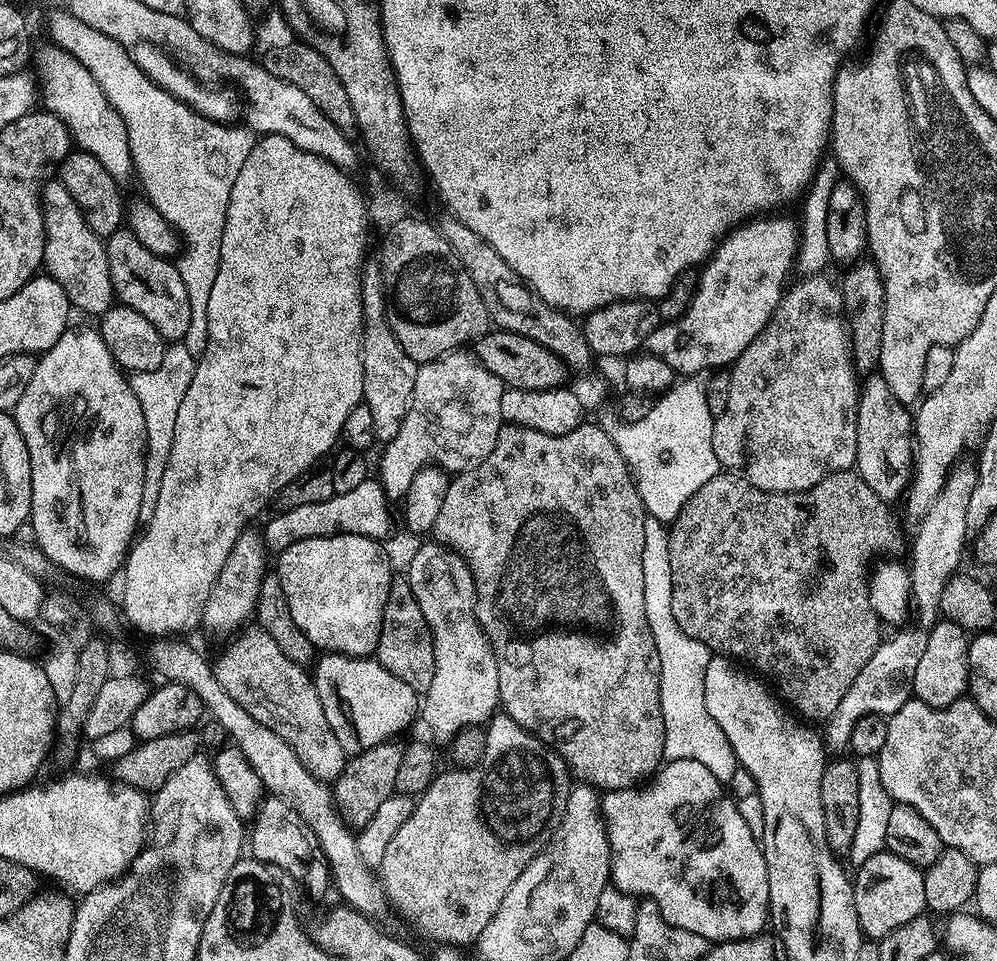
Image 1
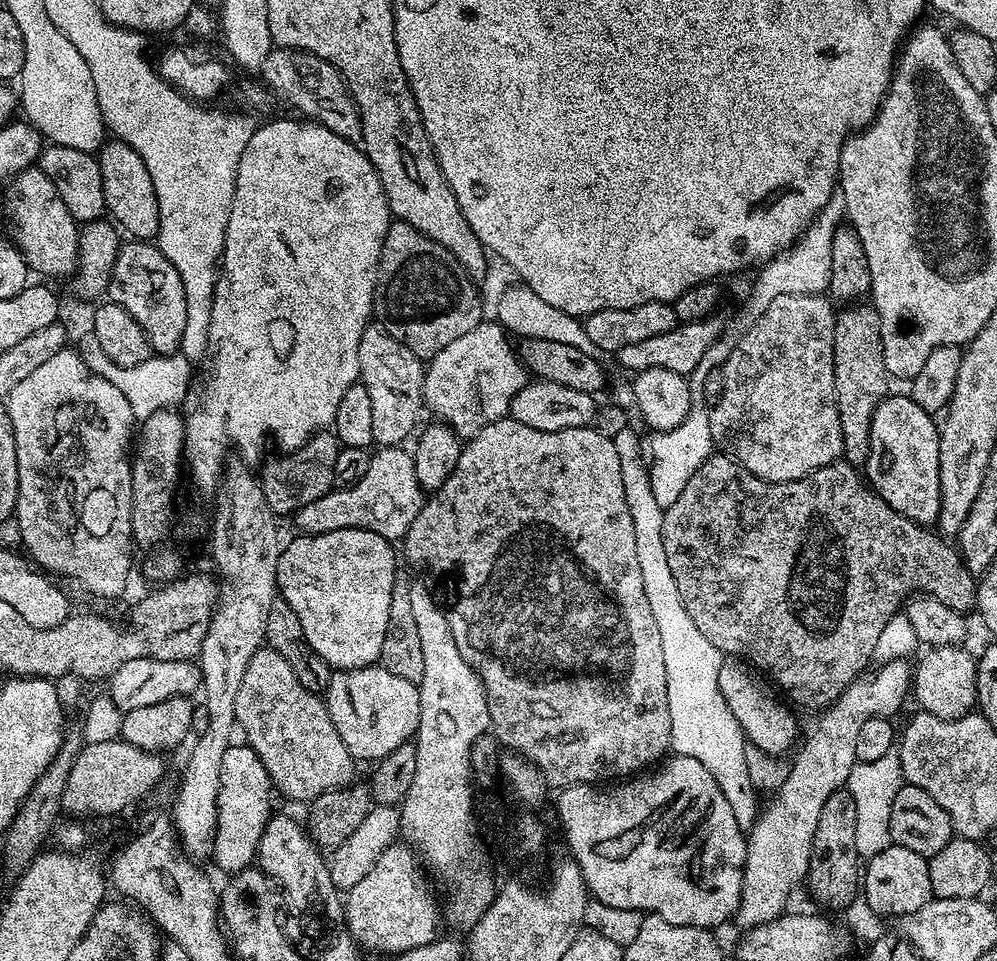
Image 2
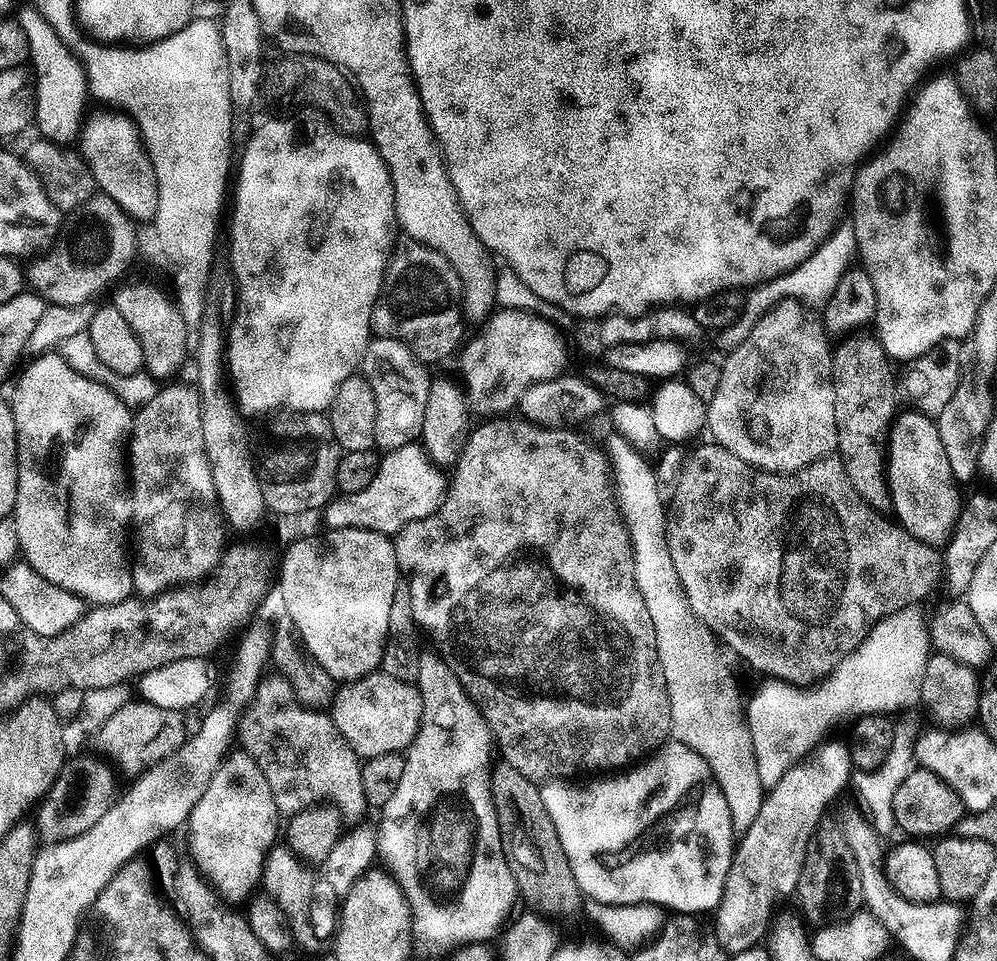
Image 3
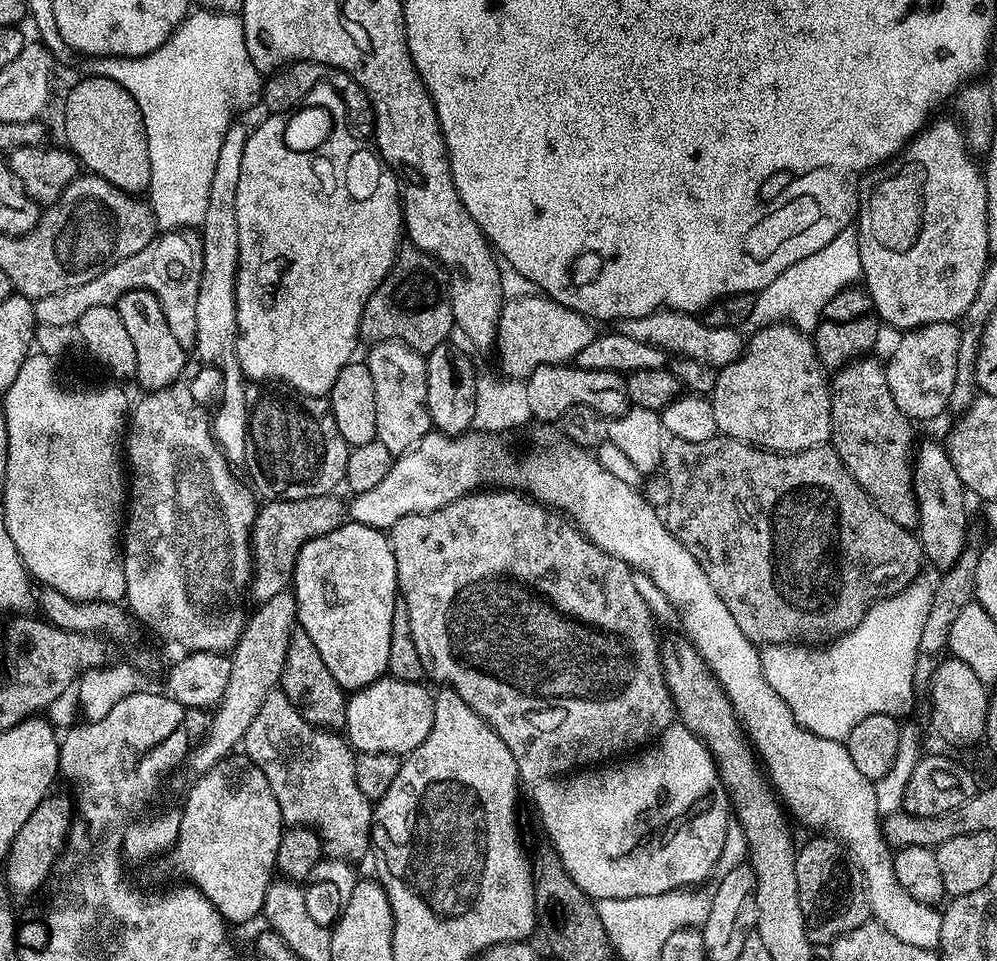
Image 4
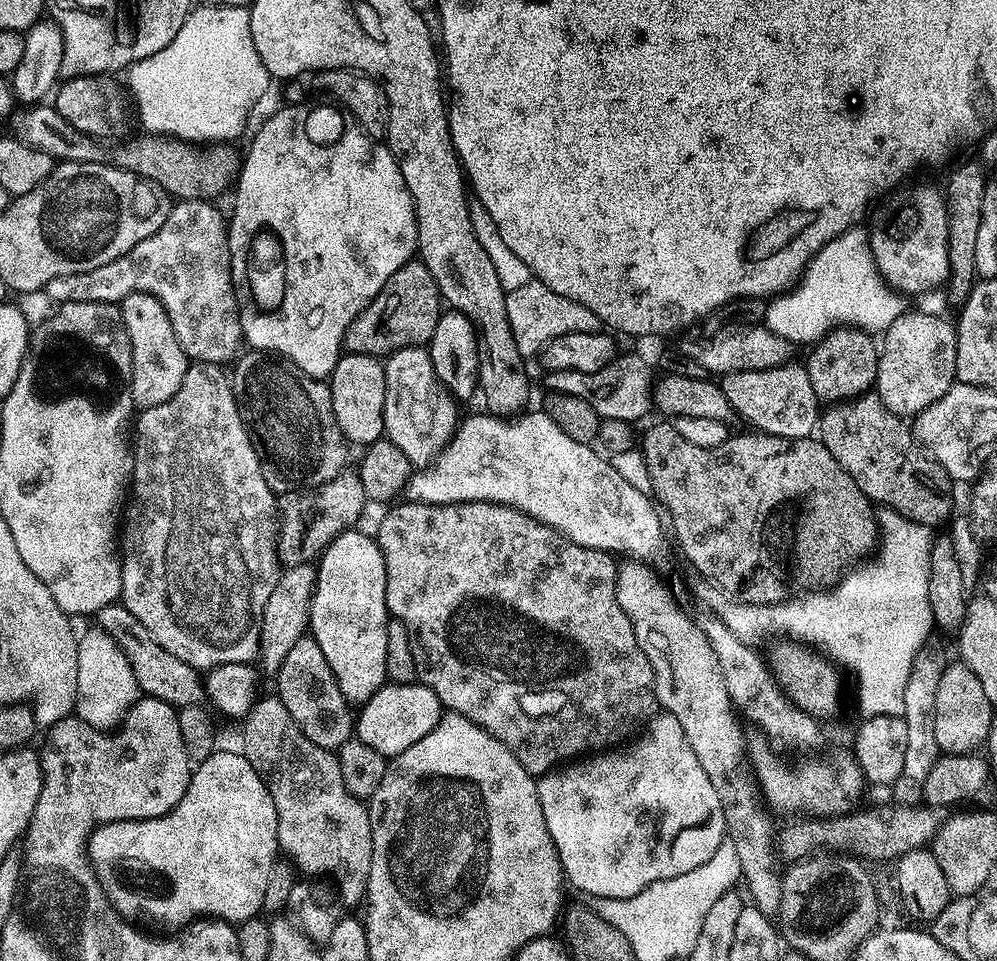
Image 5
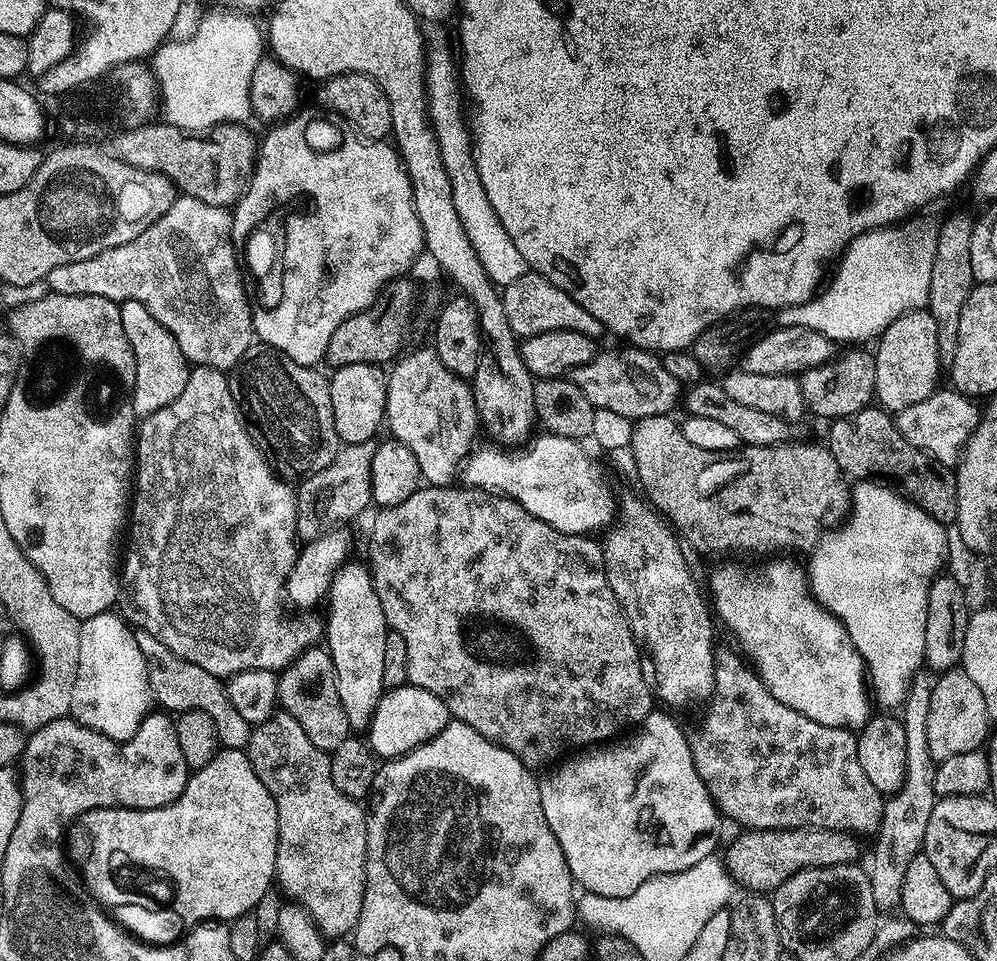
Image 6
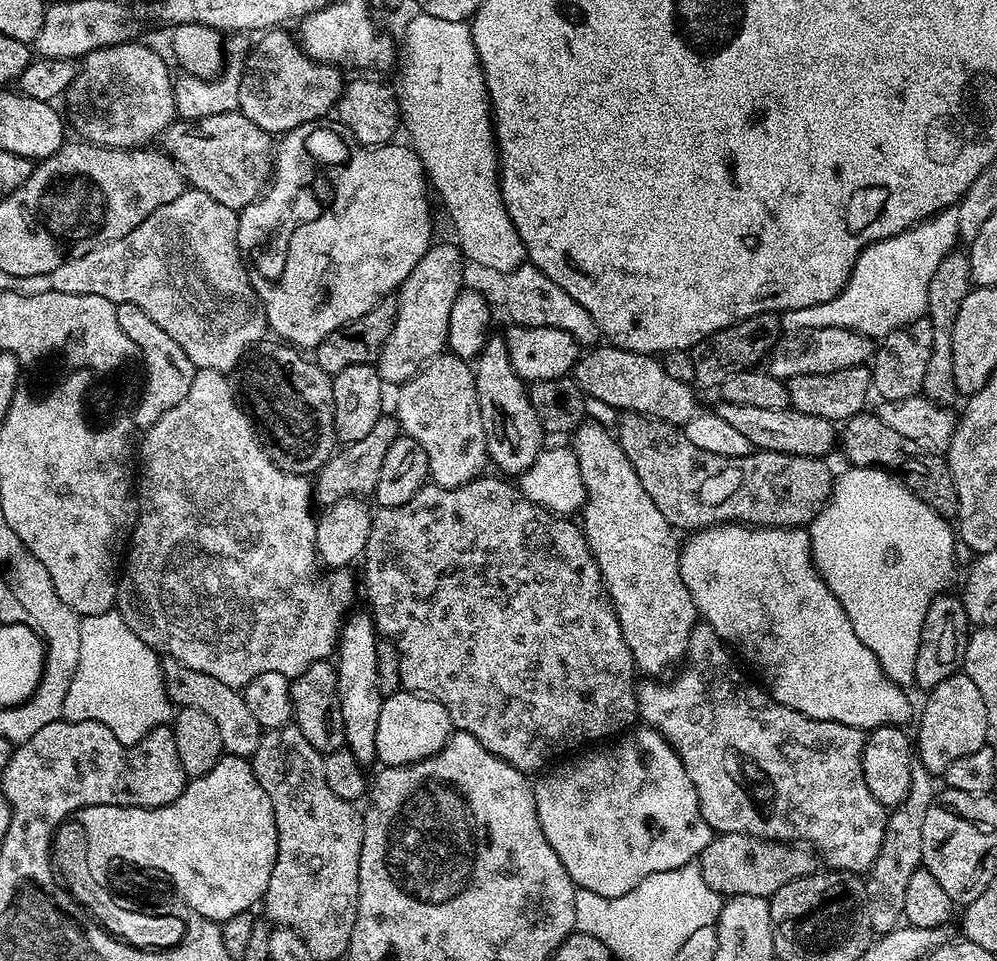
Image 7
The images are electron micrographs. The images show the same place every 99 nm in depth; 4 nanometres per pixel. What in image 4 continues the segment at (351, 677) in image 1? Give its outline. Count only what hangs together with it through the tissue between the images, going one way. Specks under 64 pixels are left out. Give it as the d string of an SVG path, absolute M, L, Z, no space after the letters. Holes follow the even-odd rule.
M381 678L370 686L353 691L347 697L346 739L357 753L361 752L395 752L407 754L416 749L430 734L430 726L434 722L433 693L424 689L423 683L411 684L391 678Z

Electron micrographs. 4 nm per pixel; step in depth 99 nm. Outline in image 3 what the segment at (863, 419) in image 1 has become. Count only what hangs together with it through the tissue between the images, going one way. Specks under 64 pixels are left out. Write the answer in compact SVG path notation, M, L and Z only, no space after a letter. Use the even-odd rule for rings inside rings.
M915 410L901 411L892 422L888 436L886 471L895 519L914 538L937 550L943 549L956 529L962 495L958 478L950 470L946 446L938 438L935 419Z

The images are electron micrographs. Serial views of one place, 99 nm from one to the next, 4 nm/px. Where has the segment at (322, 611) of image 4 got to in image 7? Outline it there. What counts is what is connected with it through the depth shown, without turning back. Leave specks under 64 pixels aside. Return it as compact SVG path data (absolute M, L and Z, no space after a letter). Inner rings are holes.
M367 611L356 612L345 619L340 630L338 645L338 698L342 702L342 726L346 730L345 745L365 766L375 765L376 735L378 734L378 714L382 714L384 697L378 690L378 654L376 641L378 633L371 615Z

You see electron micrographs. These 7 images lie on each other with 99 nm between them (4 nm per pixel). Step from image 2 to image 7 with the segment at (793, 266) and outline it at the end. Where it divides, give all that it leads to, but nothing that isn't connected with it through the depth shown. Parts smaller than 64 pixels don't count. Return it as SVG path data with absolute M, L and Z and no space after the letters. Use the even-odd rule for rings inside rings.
M946 206L924 223L865 248L837 296L818 306L783 313L780 316L781 329L790 333L807 328L836 326L873 338L888 336L927 313L930 280L934 278L934 270L938 270L942 258L946 258L957 247L959 240L958 210L955 206Z

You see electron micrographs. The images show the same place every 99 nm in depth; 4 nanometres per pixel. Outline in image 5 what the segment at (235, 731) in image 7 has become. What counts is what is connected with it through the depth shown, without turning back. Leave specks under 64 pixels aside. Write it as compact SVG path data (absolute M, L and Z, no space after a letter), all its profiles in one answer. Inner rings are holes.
M117 602L103 608L98 614L98 620L99 631L109 636L120 647L122 654L126 654L144 696L153 696L155 700L166 702L177 710L201 703L205 697L201 673L186 662L174 658L174 654L162 650L162 646L158 646L158 642L154 642L154 638L146 634L142 622L138 622L138 618L134 618L134 614L130 614L123 603Z

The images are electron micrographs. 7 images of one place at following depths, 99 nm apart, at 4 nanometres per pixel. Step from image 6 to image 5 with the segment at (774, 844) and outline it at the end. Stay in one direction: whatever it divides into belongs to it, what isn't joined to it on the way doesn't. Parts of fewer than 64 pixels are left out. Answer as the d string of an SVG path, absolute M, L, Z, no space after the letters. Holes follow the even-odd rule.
M892 802L889 808L884 808L880 816L876 812L854 812L849 814L836 814L831 818L820 818L816 825L812 824L788 824L785 828L781 827L778 832L778 848L783 859L788 862L803 860L815 853L825 844L825 849L831 850L836 854L860 854L865 852L872 860L889 860L895 862L900 859L902 854L910 850L918 850L931 845L935 840L938 830L945 824L946 812L942 808L929 808L927 806L913 806Z

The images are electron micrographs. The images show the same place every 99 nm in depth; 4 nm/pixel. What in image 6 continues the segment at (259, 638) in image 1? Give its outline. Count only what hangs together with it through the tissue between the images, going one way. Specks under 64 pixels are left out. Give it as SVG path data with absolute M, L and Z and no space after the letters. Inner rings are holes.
M277 711L264 724L255 725L246 751L250 762L254 766L254 774L258 774L258 778L262 778L262 786L266 786L266 790L270 790L270 794L274 798L274 806L278 806L278 846L276 847L275 879L278 884L281 884L279 887L288 896L289 894L292 895L289 897L293 901L304 905L325 937L344 938L349 934L355 933L356 923L362 914L362 898L366 890L366 838L368 837L366 826L368 825L368 817L365 809L360 809L362 807L361 801L351 800L349 796L342 794L342 790L338 790L338 786L334 786L331 755L318 750L318 746L314 746L314 742L310 742L310 738L306 738L306 733L302 730L302 726L298 726L298 722L294 722L294 718L290 718L290 714L286 711Z

